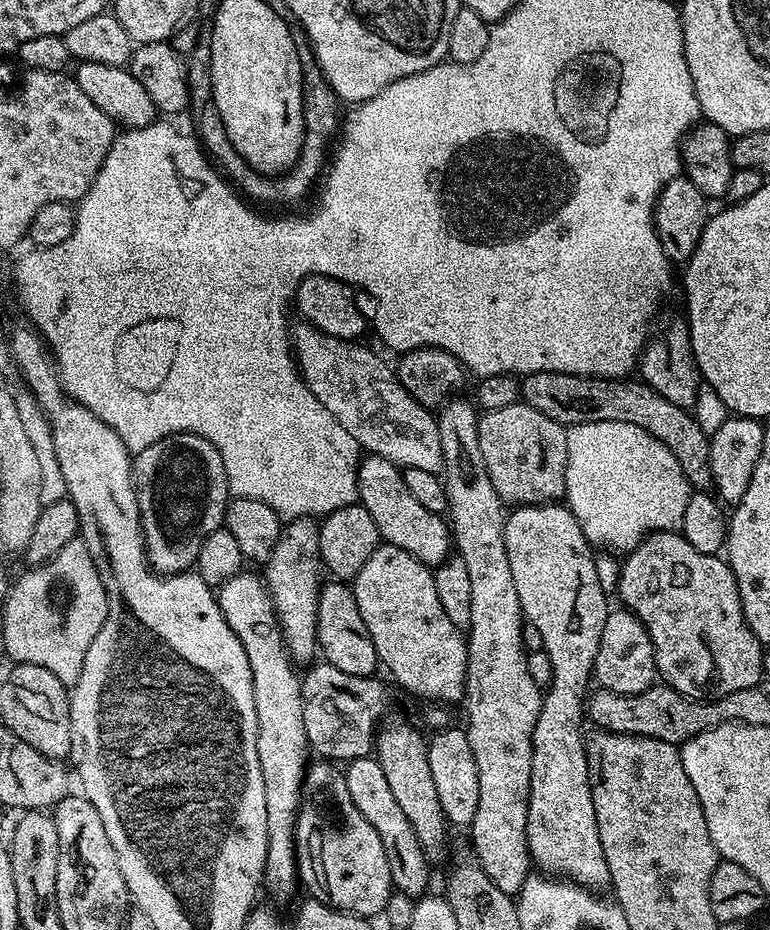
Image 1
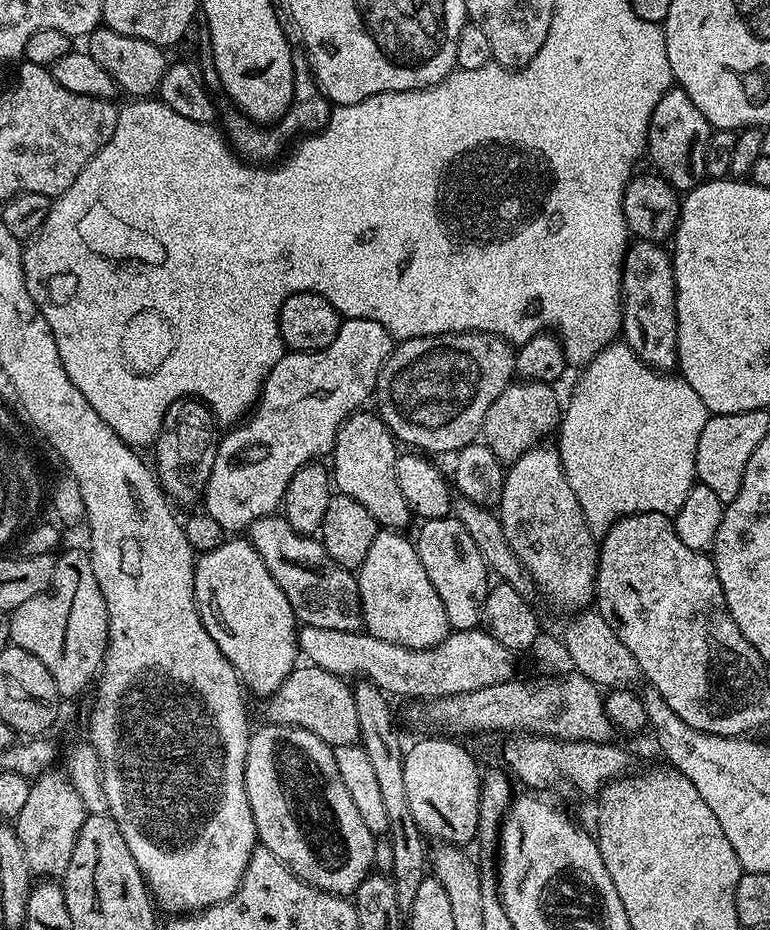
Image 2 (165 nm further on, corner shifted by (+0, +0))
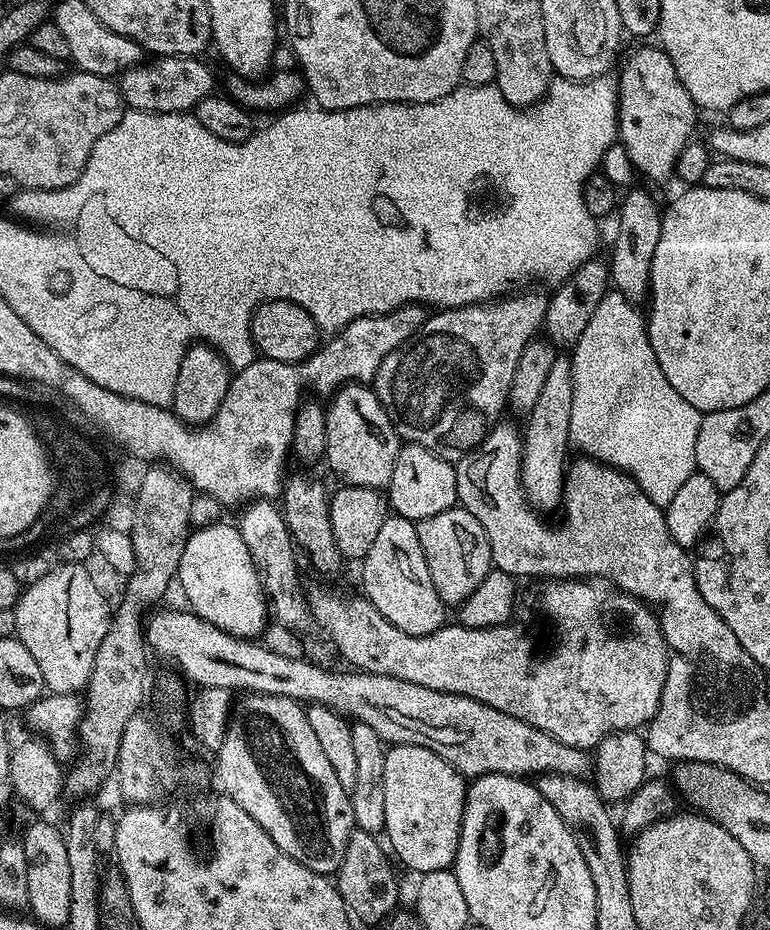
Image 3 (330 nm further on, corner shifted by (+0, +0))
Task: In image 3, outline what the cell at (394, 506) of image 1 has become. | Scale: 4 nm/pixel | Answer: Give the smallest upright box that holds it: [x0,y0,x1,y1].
[324,383,402,489]

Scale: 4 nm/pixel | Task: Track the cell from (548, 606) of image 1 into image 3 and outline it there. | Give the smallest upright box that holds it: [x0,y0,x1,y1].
[520,355,574,514]

